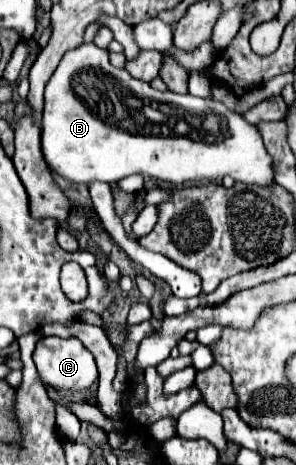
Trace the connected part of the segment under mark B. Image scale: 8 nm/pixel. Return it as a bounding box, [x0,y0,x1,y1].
[41,44,273,186]

